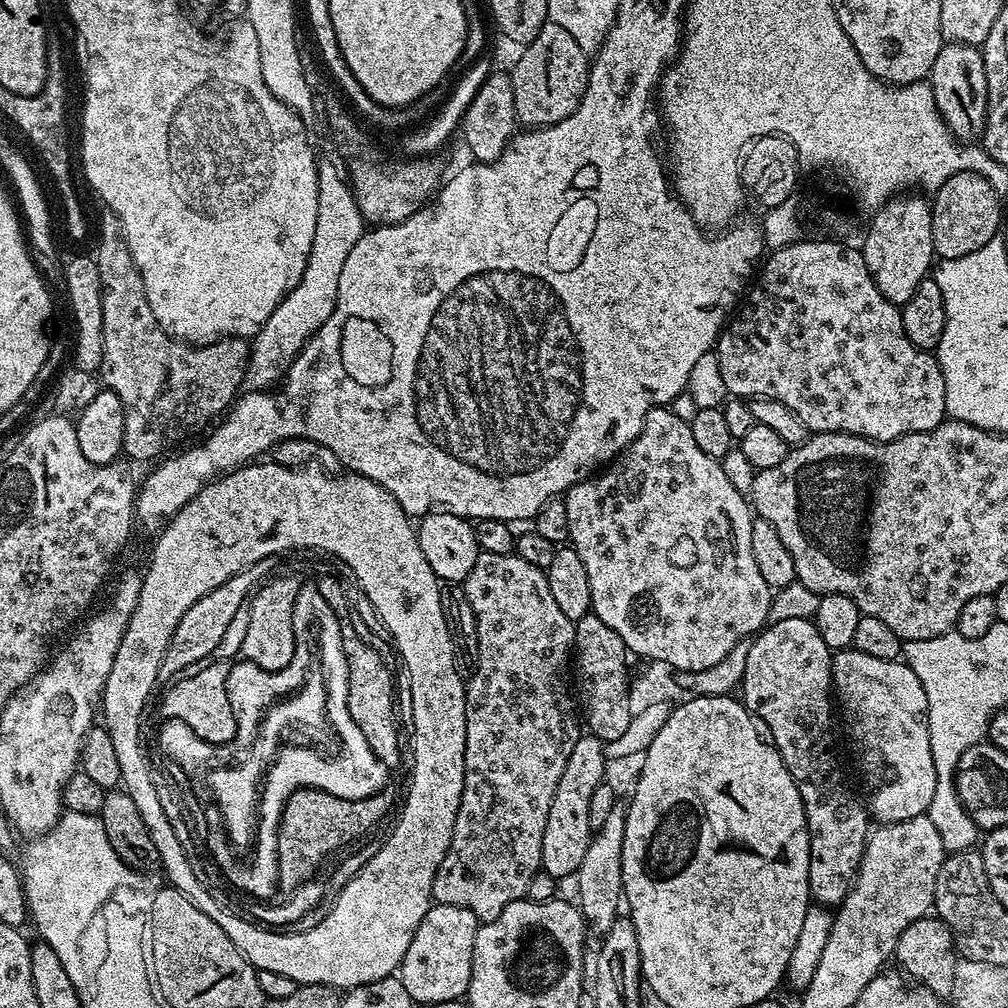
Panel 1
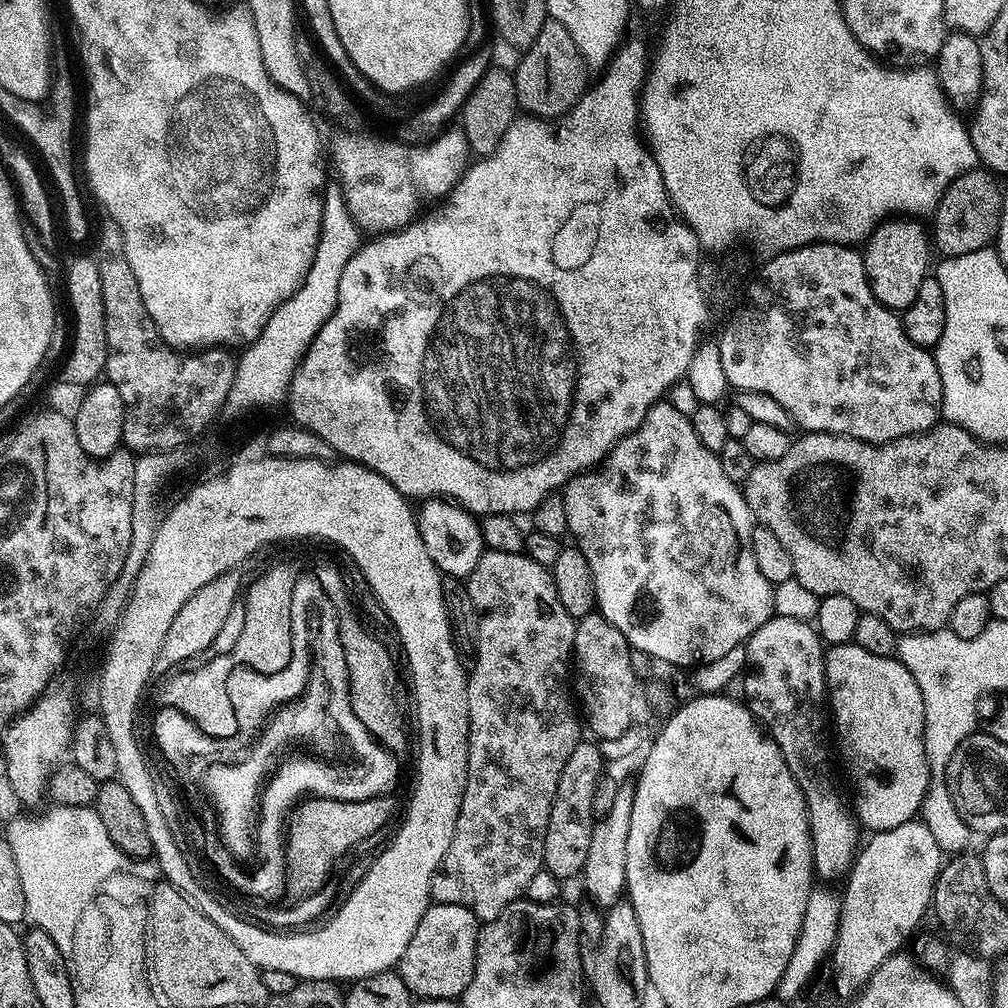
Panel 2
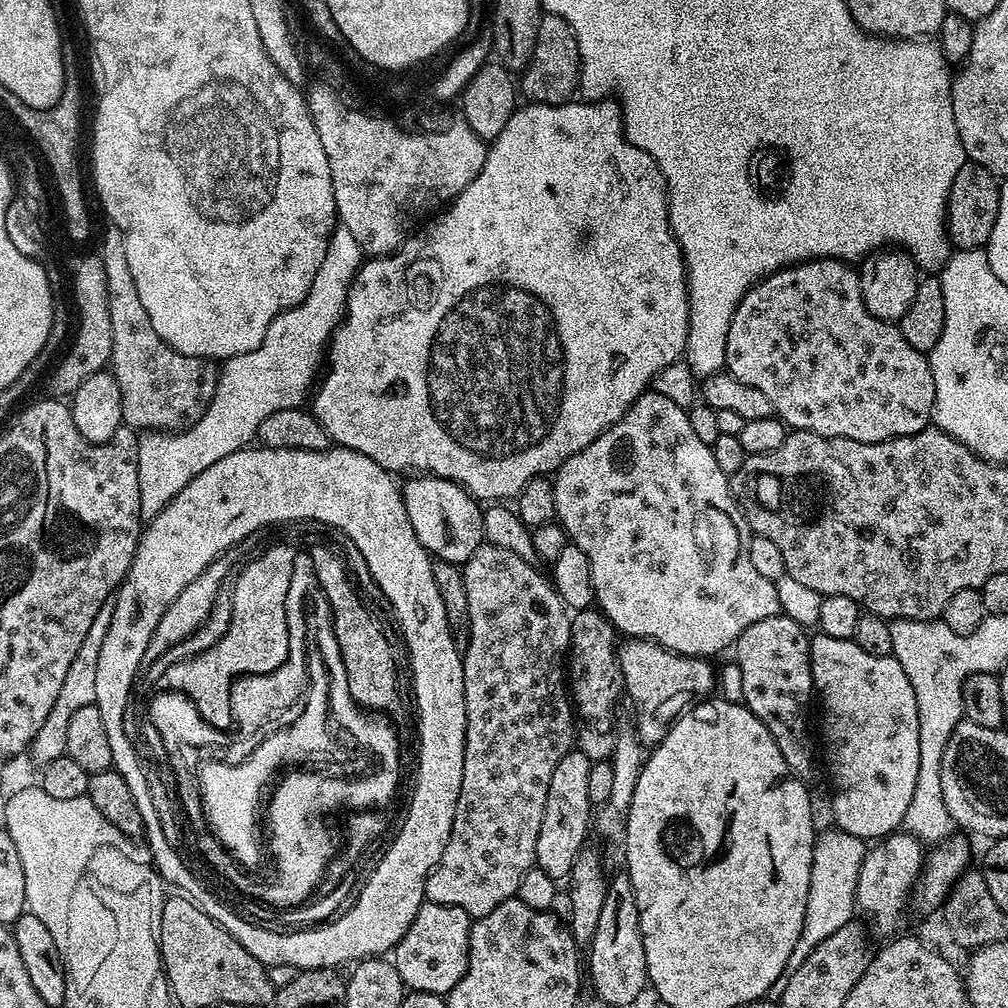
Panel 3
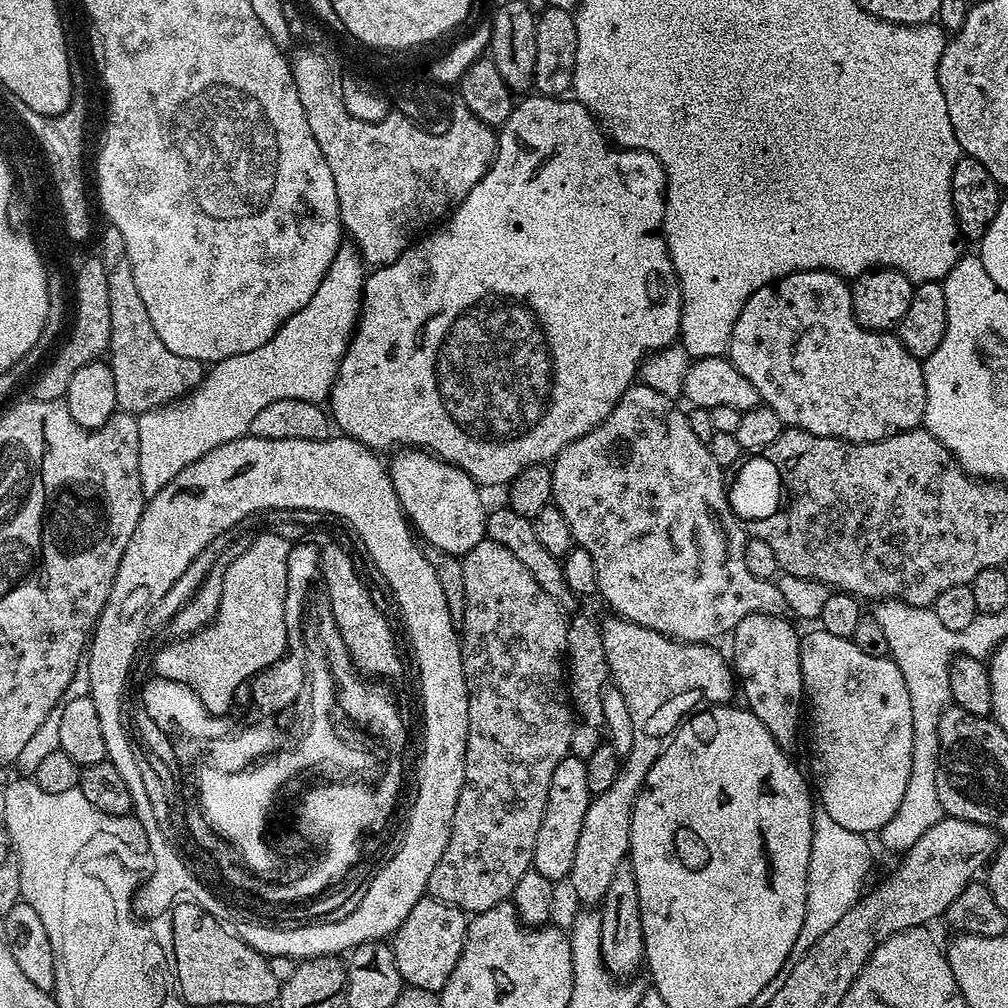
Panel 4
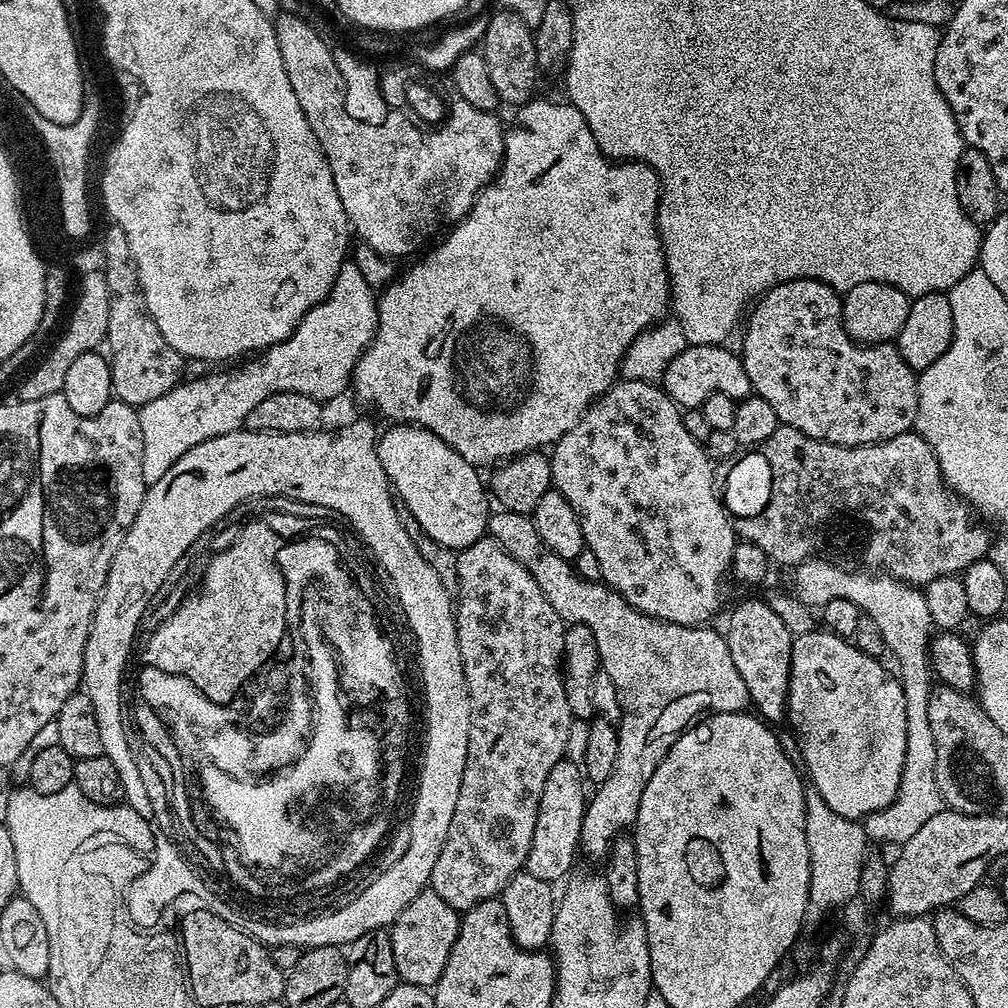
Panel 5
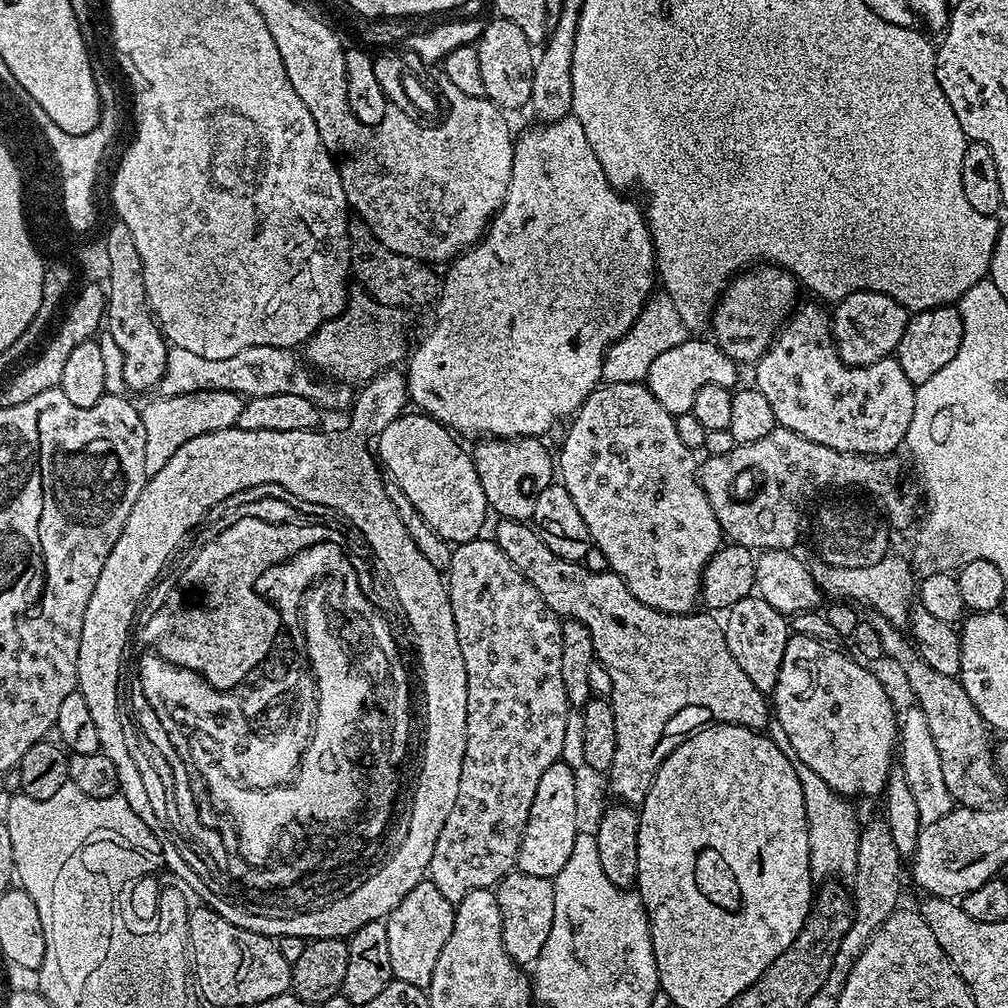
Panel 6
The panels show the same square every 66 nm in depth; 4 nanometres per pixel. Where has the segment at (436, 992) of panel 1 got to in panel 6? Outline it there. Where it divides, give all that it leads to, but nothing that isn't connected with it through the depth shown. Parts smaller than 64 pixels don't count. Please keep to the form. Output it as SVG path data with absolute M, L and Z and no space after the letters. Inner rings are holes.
M428 878L414 886L414 890L394 906L386 918L386 939L390 949L390 970L395 979L425 990L430 986L438 954L442 954L442 946L446 946L446 938L450 938L450 930L454 930L455 913L453 904Z

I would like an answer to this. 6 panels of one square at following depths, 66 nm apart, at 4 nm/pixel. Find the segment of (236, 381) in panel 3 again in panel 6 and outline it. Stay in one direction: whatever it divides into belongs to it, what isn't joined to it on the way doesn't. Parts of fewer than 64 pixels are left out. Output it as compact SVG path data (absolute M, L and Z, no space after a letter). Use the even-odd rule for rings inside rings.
M352 290L348 293L348 302L343 310L330 318L321 328L317 329L314 335L306 342L308 356L306 360L317 373L331 378L337 382L367 382L376 375L377 372L401 363L409 355L410 343L404 337L404 324L399 320L397 309L388 308L384 304L379 304L374 297L368 295L363 290ZM191 392L177 396L161 395L160 400L152 400L143 405L140 417L146 430L145 473L157 472L170 460L174 450L198 434L210 434L214 430L233 427L239 418L245 401L232 392Z

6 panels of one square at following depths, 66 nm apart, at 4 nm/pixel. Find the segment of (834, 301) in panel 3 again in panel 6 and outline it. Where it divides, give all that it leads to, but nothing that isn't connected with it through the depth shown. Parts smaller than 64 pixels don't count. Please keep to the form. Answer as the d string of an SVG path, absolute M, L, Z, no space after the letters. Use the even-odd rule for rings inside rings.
M819 303L802 304L784 321L768 349L754 364L754 386L770 402L777 425L794 434L802 434L802 438L818 446L830 446L830 450L871 457L893 455L896 447L899 449L903 445L906 430L910 430L910 418L914 418L916 385L902 374L902 366L898 366L894 358L866 366L843 364L832 339L829 313L823 312Z

